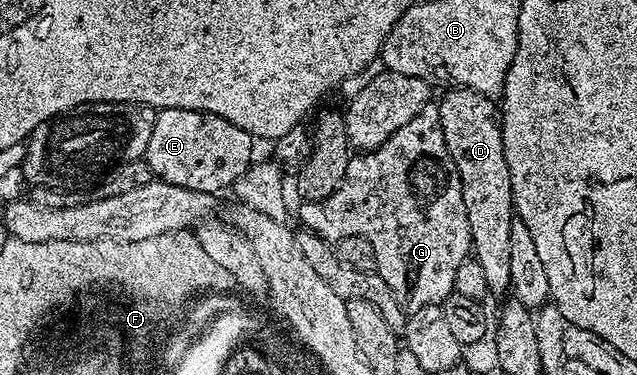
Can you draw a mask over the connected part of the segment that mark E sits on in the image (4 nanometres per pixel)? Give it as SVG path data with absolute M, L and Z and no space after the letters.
M162 107L157 111L144 161L162 183L216 195L224 187L232 188L251 166L255 159L253 146L252 135L239 129L239 125L223 121L223 117L206 111Z

